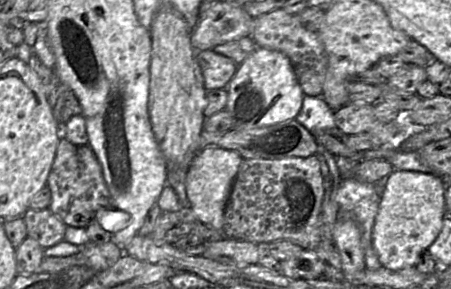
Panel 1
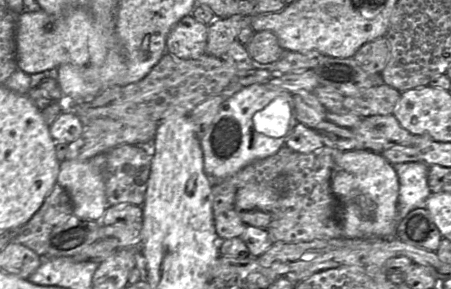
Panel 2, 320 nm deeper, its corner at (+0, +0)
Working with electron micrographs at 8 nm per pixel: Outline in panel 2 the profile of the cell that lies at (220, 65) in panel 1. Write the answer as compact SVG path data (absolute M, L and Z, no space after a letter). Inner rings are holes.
M186 15L170 30L166 52L180 59L197 59L206 53L208 25Z

